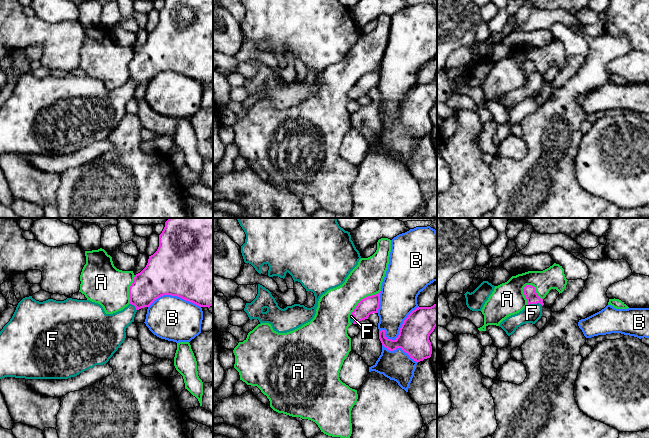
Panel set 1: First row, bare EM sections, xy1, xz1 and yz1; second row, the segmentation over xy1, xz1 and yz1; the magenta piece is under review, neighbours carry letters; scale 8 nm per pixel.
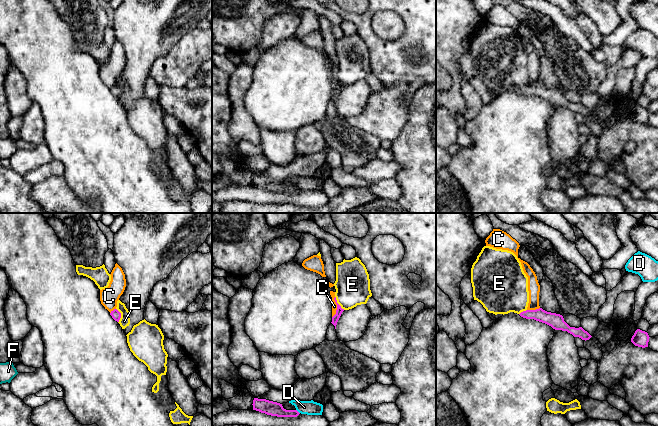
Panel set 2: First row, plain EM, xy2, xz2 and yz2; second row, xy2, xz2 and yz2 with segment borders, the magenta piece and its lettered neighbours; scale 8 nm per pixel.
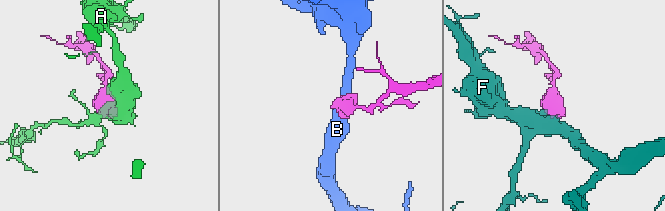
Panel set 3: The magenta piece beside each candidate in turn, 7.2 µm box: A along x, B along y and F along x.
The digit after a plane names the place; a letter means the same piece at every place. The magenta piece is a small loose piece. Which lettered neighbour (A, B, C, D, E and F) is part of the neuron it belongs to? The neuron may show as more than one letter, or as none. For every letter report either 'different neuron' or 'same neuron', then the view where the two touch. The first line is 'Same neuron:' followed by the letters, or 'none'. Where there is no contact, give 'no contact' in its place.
Same neuron: F
A: different neuron; contact in yz1
B: different neuron; contact in xz1
C: different neuron; contact in xz2
D: different neuron; contact in xz2
E: different neuron; contact in xz2
F: same neuron; contact in yz1

